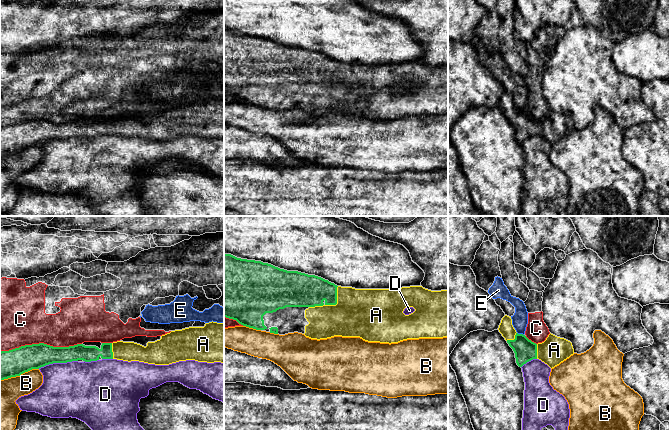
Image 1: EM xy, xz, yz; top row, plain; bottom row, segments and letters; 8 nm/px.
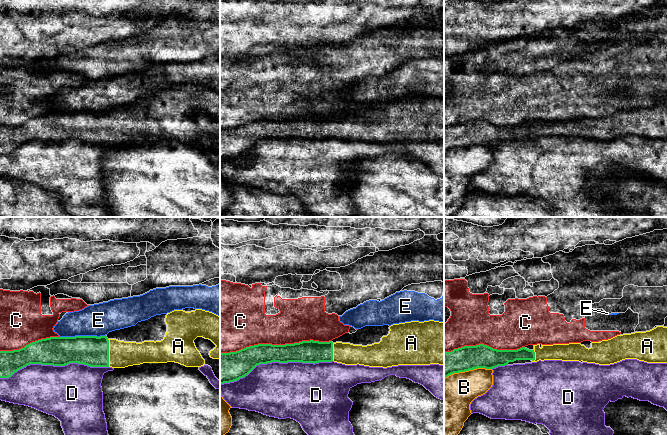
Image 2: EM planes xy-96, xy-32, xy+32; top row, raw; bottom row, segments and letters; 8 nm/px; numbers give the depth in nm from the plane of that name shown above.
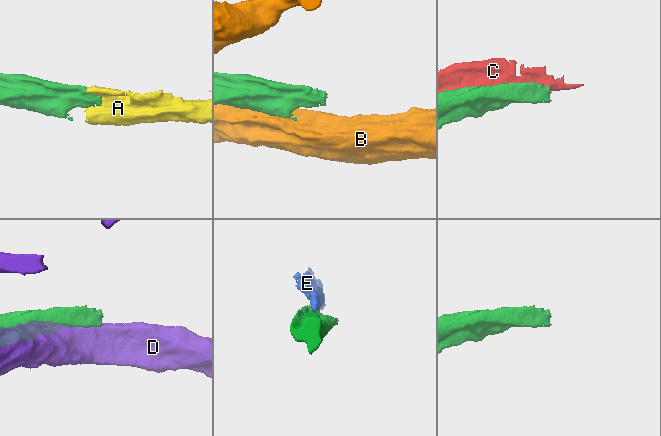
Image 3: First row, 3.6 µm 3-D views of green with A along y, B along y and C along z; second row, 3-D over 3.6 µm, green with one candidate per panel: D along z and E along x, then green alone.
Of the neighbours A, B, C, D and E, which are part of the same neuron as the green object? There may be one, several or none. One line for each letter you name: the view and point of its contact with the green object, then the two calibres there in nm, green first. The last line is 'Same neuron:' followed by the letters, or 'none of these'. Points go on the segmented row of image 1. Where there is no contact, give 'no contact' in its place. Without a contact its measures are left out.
A: xz (336, 300) | 260/400 nm
Same neuron: A

